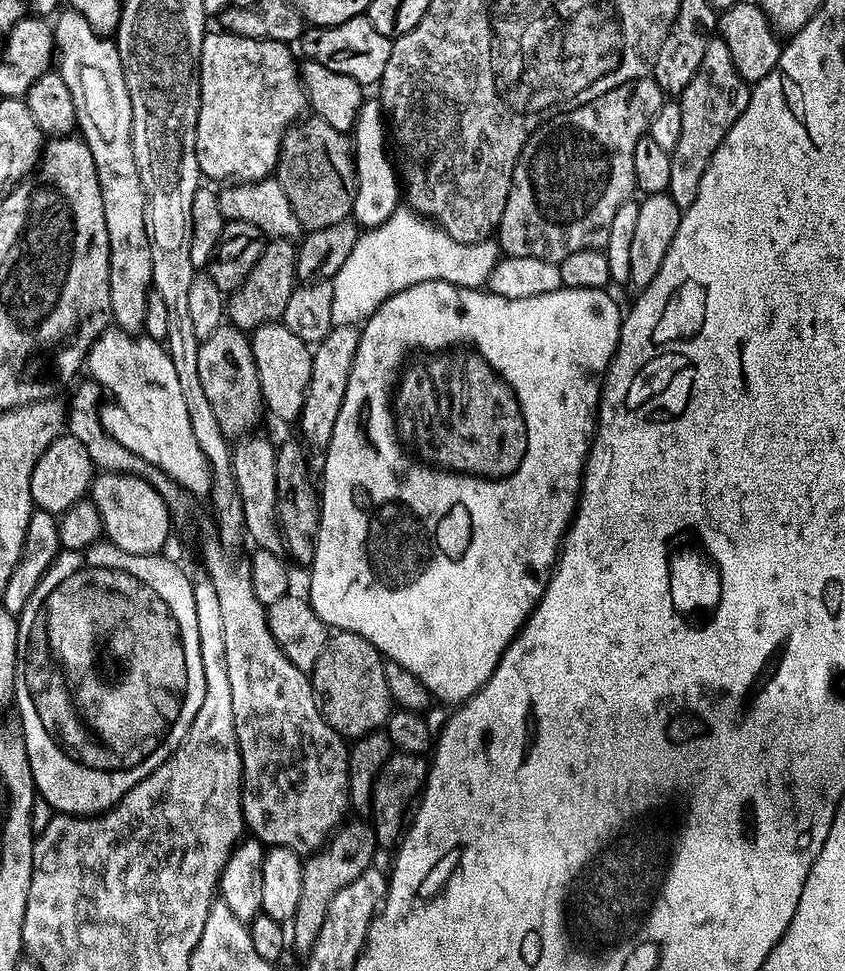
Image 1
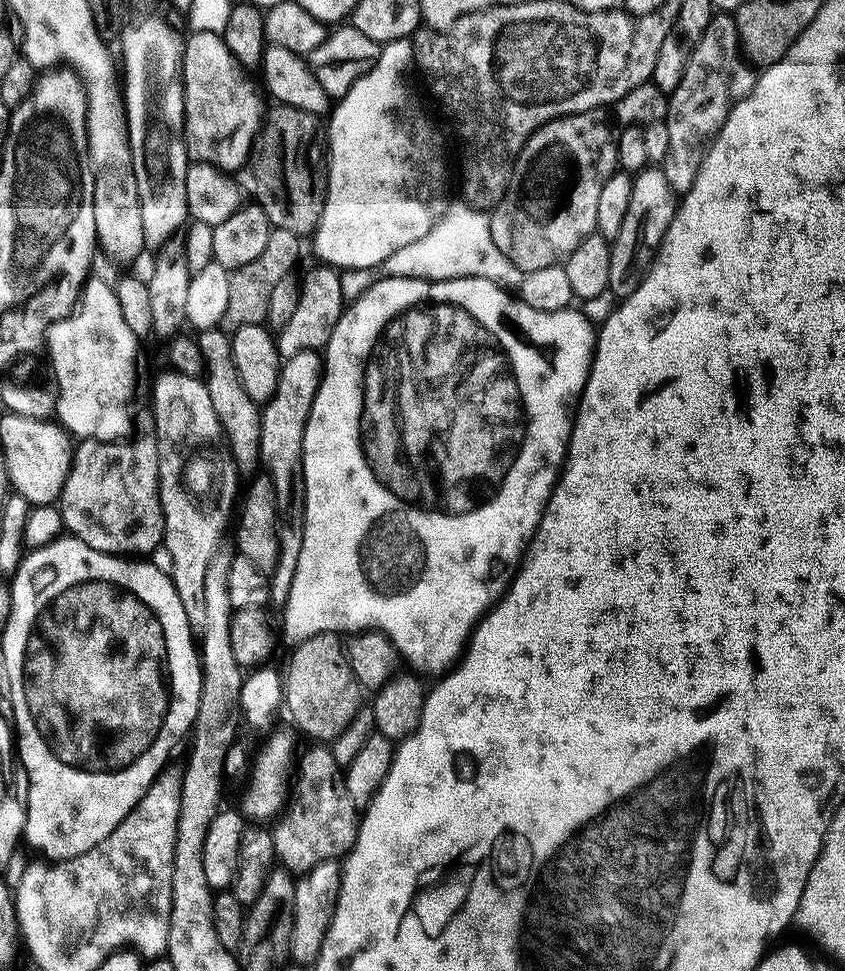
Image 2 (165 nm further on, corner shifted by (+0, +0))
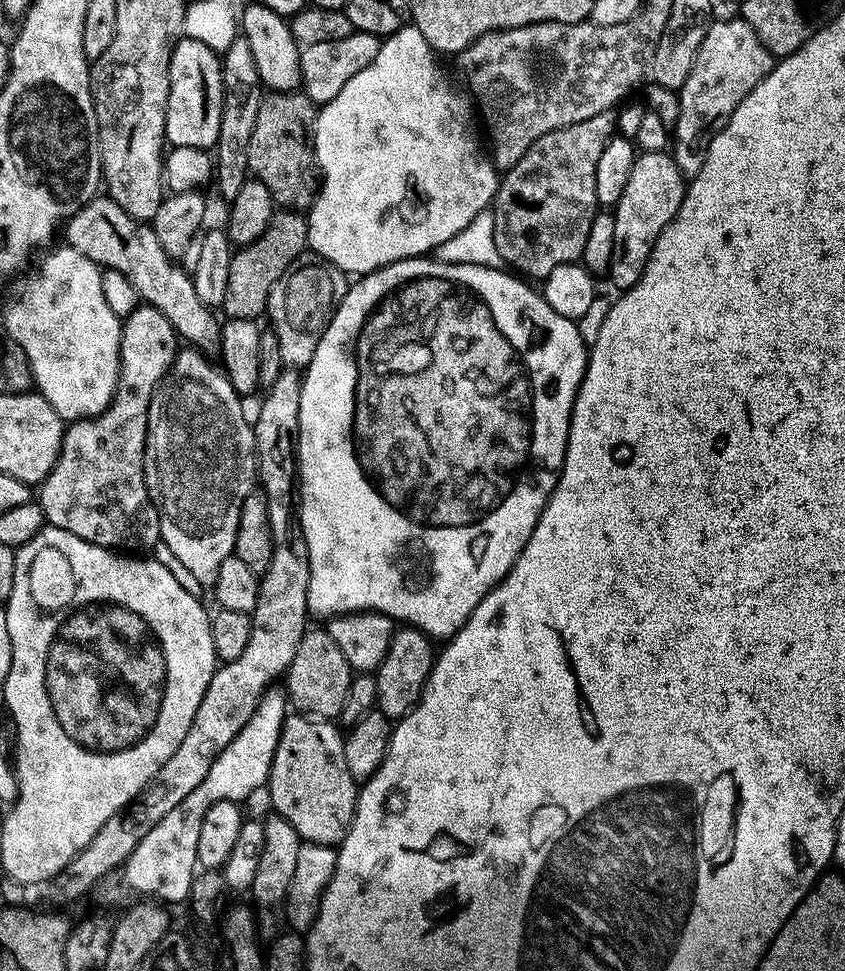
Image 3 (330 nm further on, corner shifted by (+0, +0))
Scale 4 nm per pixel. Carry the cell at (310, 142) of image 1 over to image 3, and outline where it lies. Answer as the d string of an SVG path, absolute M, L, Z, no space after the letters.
M303 91L268 92L258 106L254 134L250 134L248 171L270 190L273 201L284 210L308 210L318 191L318 168L310 143L310 125L316 119L317 105Z

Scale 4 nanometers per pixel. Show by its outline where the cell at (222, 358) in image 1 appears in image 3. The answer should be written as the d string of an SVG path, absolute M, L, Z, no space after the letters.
M137 306L131 314L123 317L120 330L120 373L116 392L96 416L73 420L65 427L64 441L58 458L48 471L48 477L38 485L38 503L44 511L45 521L51 527L66 530L86 542L97 544L100 548L113 550L152 550L160 541L158 510L148 497L144 477L144 443L148 429L148 400L152 397L157 382L171 368L177 351L176 331L158 309Z

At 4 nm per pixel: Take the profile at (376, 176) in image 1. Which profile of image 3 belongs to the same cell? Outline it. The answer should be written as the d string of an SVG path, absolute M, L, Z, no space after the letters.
M415 26L399 28L396 33L387 37L381 43L378 54L374 54L374 62L366 66L366 70L358 70L342 90L330 103L323 105L316 113L314 121L314 160L318 165L318 172L322 179L318 184L315 200L307 213L308 243L311 251L316 251L321 261L330 263L341 272L351 274L367 274L394 264L397 260L411 260L431 253L446 238L454 238L458 230L466 230L480 212L485 211L496 199L498 187L498 169L492 163L489 153L480 149L480 140L476 137L476 124L472 121L471 112L474 112L474 101L463 87L460 88L452 81L452 76L440 65L441 57L428 45L426 38Z

